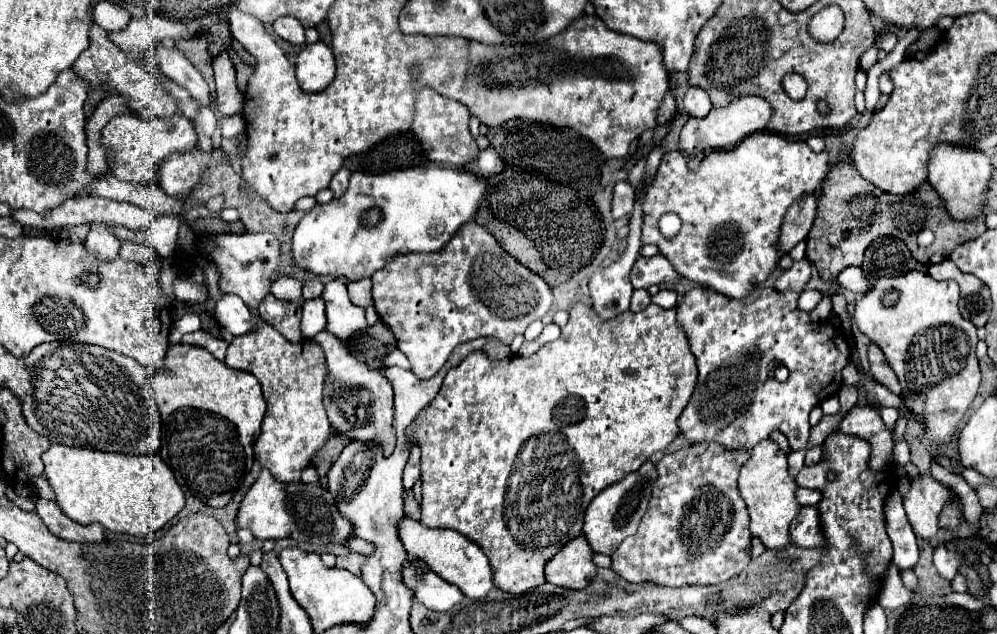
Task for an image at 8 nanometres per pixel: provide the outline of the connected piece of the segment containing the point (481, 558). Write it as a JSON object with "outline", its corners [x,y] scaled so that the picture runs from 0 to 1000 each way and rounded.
{"outline":[[[406,815],[402,825],[402,834],[400,834],[400,847],[402,847],[408,872],[412,872],[418,882],[426,882],[426,888],[432,901],[436,901],[446,916],[458,923],[468,942],[482,945],[492,929],[496,929],[494,897],[490,891],[490,882],[480,866],[480,860],[476,860],[474,853],[468,853],[464,844],[450,838],[450,834],[428,834],[420,822]]]}

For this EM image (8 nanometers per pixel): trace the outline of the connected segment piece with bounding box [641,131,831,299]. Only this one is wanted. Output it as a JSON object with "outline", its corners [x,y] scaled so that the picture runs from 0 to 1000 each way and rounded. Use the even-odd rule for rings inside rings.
{"outline":[[[761,207],[747,216],[735,238],[711,241],[699,270],[689,267],[687,244],[683,238],[667,241],[655,292],[645,314],[645,371],[643,380],[657,383],[661,396],[673,412],[679,434],[701,450],[709,450],[715,459],[731,468],[751,468],[781,418],[781,368],[787,333],[791,323],[807,304],[805,295],[823,295],[831,273],[829,241],[815,241],[807,222],[791,222],[779,210]],[[665,336],[679,336],[683,342],[683,364],[675,377],[667,377],[661,368],[661,342]]]}

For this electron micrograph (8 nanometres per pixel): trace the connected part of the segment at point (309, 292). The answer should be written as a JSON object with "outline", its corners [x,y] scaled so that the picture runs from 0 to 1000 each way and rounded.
{"outline":[[[312,440],[312,443],[306,443],[304,446],[304,468],[306,472],[316,472],[320,468],[324,459],[324,446],[318,443],[318,440]]]}

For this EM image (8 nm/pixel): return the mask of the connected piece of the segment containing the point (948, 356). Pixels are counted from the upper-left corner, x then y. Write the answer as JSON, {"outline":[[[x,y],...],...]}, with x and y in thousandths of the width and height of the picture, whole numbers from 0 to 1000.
{"outline":[[[910,427],[904,437],[882,440],[880,450],[872,462],[868,462],[864,475],[860,475],[856,494],[856,503],[862,513],[864,525],[868,525],[878,544],[882,544],[890,573],[898,585],[902,607],[906,610],[904,626],[908,632],[910,648],[926,658],[928,692],[936,708],[942,708],[944,702],[950,702],[956,692],[962,664],[978,629],[984,604],[984,585],[978,563],[980,516],[964,500],[960,475],[962,453],[958,443],[938,443],[928,431]]]}

